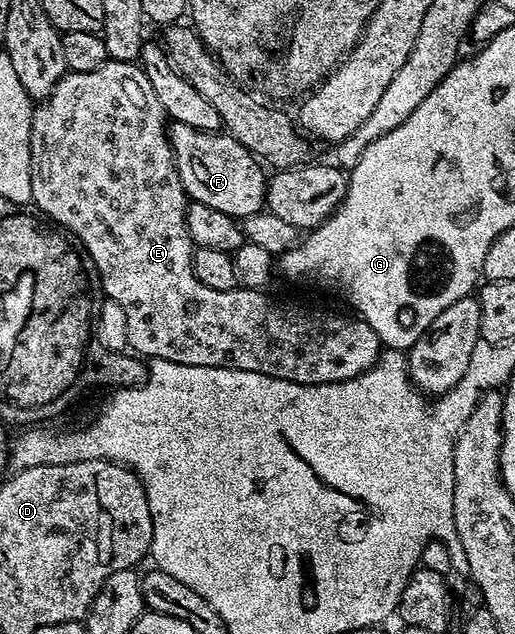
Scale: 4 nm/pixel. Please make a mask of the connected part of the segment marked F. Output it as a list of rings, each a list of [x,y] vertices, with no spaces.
[[[179,121],[169,126],[168,132],[180,183],[190,201],[199,201],[204,203],[204,207],[224,211],[224,215],[235,219],[263,212],[266,205],[267,170],[260,164],[259,158],[249,153],[235,137],[218,131],[205,133]]]

